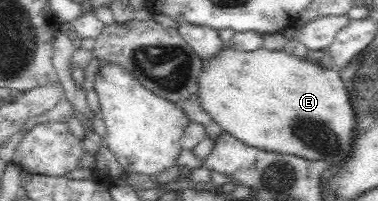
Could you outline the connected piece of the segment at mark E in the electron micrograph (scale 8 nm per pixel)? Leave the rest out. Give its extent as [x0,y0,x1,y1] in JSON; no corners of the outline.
[198,48,357,167]

